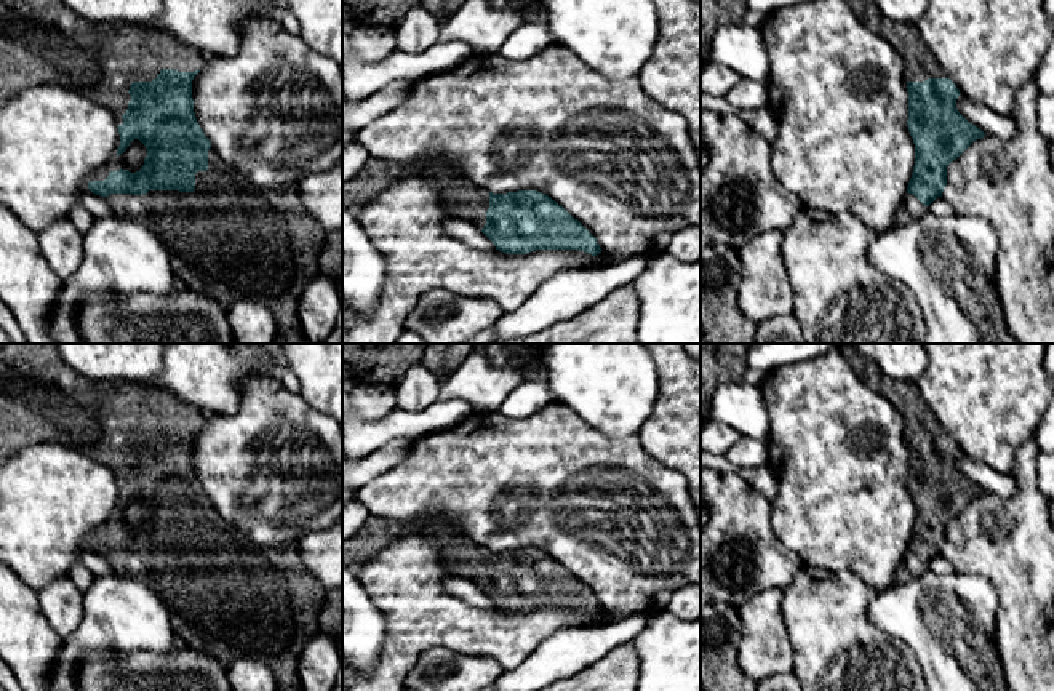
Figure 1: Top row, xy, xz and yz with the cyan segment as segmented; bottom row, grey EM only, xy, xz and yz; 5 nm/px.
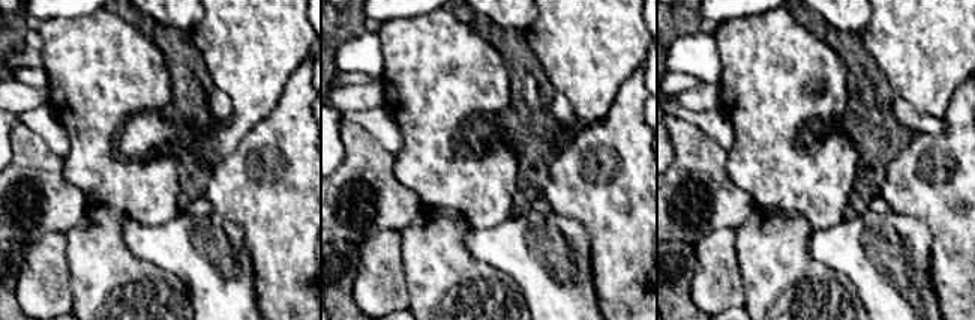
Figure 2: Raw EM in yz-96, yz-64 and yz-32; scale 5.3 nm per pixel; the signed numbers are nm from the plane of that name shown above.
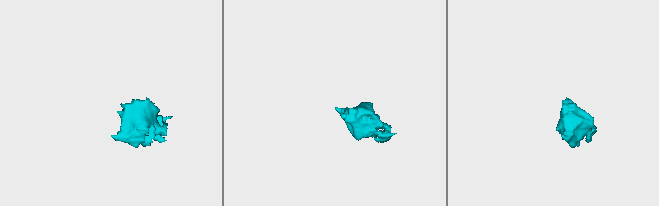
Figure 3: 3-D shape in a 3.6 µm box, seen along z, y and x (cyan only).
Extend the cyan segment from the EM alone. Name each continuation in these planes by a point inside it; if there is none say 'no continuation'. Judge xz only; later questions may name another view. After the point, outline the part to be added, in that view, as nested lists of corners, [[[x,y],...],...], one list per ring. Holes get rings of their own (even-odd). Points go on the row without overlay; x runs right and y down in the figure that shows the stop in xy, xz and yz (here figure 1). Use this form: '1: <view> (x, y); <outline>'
1: xz (463, 557); [[[459,533],[453,537],[440,536],[440,544],[445,571],[451,576],[472,581],[481,589],[486,582],[489,550]]]

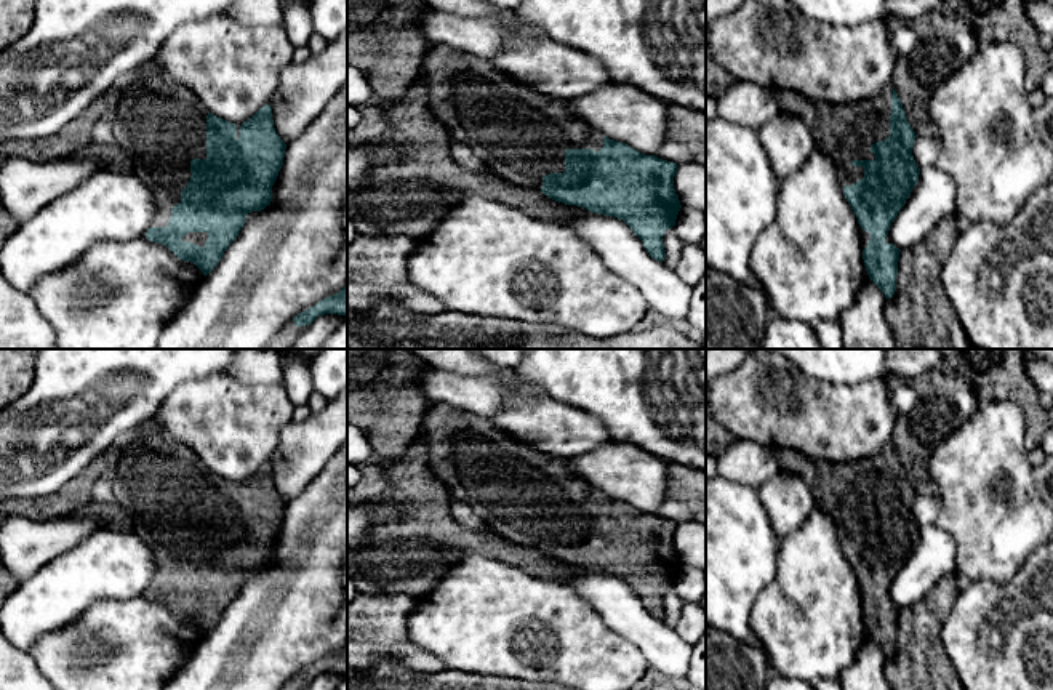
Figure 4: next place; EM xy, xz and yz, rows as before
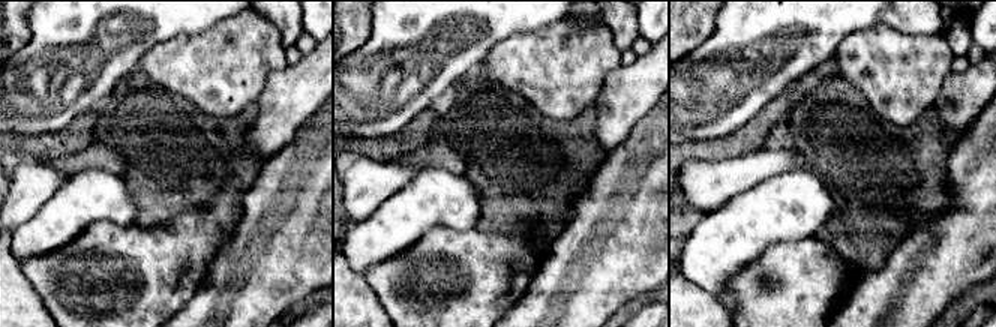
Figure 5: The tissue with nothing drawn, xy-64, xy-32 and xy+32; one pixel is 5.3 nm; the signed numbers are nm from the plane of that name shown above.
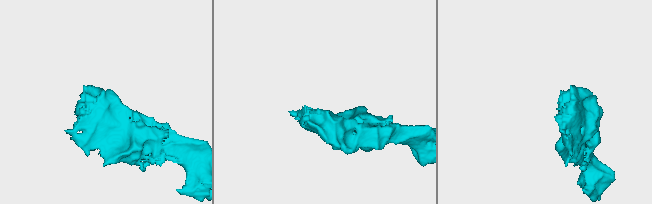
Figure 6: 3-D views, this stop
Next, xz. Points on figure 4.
1: xz (524, 492); [[[438,402],[422,415],[419,432],[422,435],[419,443],[426,447],[429,456],[429,464],[424,471],[432,483],[448,499],[474,506],[493,532],[515,544],[541,549],[546,533],[565,530],[567,507],[592,507],[599,511],[603,506],[605,493],[573,474],[567,458],[543,453],[507,435],[486,418]]]

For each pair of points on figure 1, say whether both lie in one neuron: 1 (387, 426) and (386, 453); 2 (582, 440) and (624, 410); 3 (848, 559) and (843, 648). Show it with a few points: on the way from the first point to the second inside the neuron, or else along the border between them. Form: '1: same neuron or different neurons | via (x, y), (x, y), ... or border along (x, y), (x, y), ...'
1: different neurons | border along (411, 439), (391, 439), (359, 461)
2: different neurons | border along (565, 407), (610, 437), (632, 435)
3: different neurons | border along (811, 567), (830, 571), (853, 571), (878, 591)

